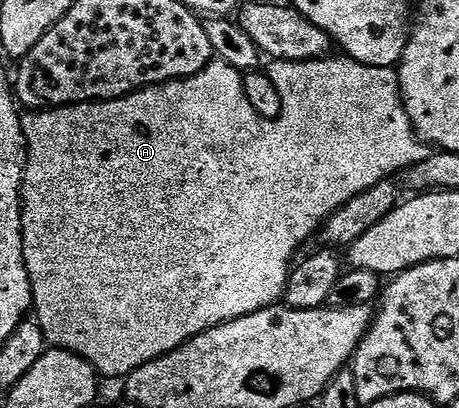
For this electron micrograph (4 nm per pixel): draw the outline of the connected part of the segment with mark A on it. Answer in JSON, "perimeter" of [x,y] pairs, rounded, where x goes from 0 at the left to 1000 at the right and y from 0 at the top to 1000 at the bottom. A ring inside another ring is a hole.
{"perimeter":[[[758,140],[725,145],[669,145],[664,150],[595,150],[582,164],[582,179],[590,199],[599,199],[599,218],[608,218],[608,248],[617,255],[617,279],[608,292],[575,292],[556,267],[547,267],[547,248],[538,248],[534,235],[534,206],[527,176],[514,174],[503,159],[495,159],[486,147],[466,142],[434,179],[425,179],[405,194],[375,194],[368,203],[346,203],[340,213],[312,213],[303,223],[290,223],[283,233],[270,233],[266,243],[231,243],[227,248],[205,248],[198,252],[157,252],[150,262],[113,262],[107,272],[68,272],[46,284],[50,326],[59,353],[59,377],[54,385],[54,431],[46,446],[46,549],[50,551],[50,630],[59,650],[59,669],[68,689],[72,711],[72,757],[83,797],[94,806],[100,843],[115,850],[133,850],[142,860],[155,860],[181,875],[211,909],[214,922],[237,929],[270,931],[288,909],[320,895],[320,885],[338,885],[399,846],[416,826],[442,816],[462,801],[486,797],[505,782],[519,782],[532,772],[556,767],[575,752],[593,752],[614,740],[621,701],[630,686],[630,667],[649,632],[647,613],[656,596],[664,596],[673,583],[688,578],[697,569],[708,539],[717,537],[765,483],[782,483],[808,453],[826,453],[826,444],[863,431],[863,419],[880,422],[885,414],[904,407],[913,395],[928,390],[939,377],[937,363],[928,358],[915,331],[900,319],[895,297],[882,275],[882,260],[874,245],[874,221],[863,181],[852,179],[845,164],[810,164],[776,154]]]}

